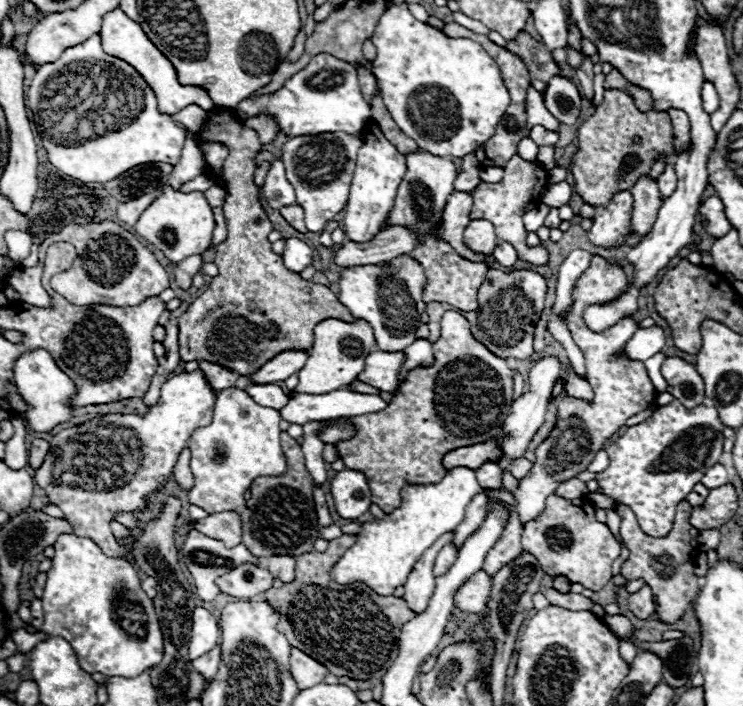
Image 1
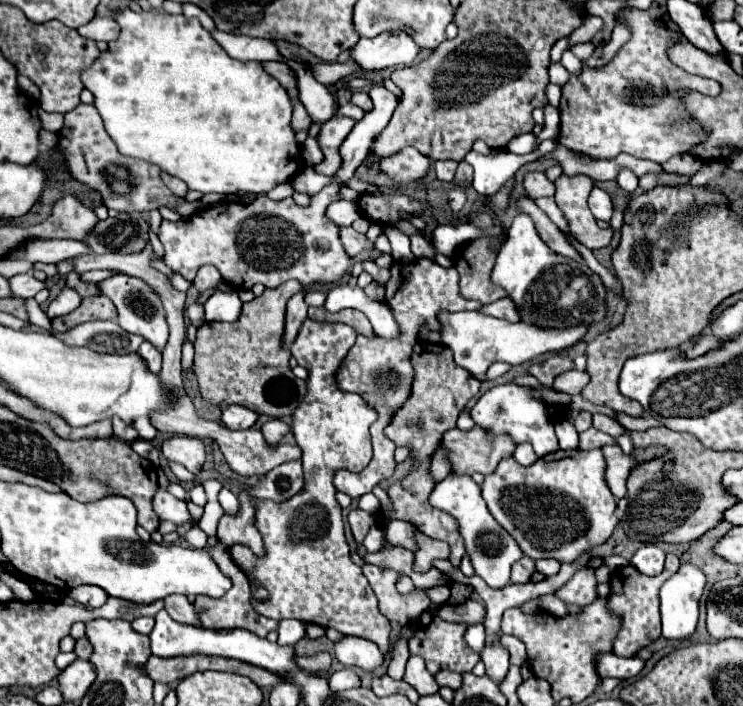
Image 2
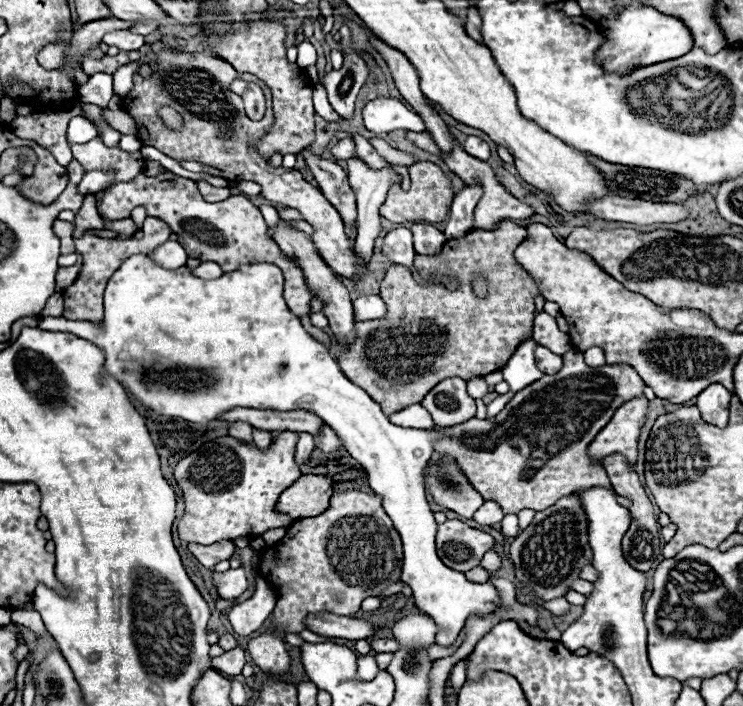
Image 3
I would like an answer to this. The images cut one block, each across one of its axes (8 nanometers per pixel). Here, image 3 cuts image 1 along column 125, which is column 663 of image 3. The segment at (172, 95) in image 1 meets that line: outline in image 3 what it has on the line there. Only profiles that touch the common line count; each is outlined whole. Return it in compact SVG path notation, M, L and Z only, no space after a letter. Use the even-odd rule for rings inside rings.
M626 8L618 18L614 20L604 20L600 22L602 32L606 32L608 42L602 44L598 50L598 62L606 70L616 70L616 72L626 72L636 66L646 66L646 64L656 64L662 60L672 60L678 56L684 56L686 52L692 50L692 32L688 26L676 18L658 12L656 8Z

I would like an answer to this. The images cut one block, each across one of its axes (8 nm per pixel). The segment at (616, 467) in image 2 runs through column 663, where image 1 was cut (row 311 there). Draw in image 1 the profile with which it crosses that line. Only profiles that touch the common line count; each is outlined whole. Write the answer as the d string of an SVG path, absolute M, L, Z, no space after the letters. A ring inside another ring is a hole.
M448 310L448 312L442 316L440 326L442 326L440 338L438 338L438 342L434 342L434 364L432 364L430 368L414 368L414 370L410 370L408 376L406 376L406 380L400 384L398 392L394 392L394 400L392 400L382 412L362 414L362 416L350 416L348 420L350 420L350 424L354 426L356 436L350 438L350 440L340 440L340 442L336 444L336 452L338 452L338 456L344 460L346 468L354 468L354 470L360 470L360 472L366 474L368 484L370 484L370 488L372 488L372 500L374 500L374 504L382 506L382 510L384 510L386 514L390 514L390 512L394 512L396 508L400 508L400 500L402 500L402 498L400 498L400 492L402 492L404 484L434 484L434 482L442 480L442 476L446 474L446 468L442 466L442 456L444 456L446 452L450 452L450 450L454 450L454 448L458 448L458 446L472 446L472 444L486 442L486 440L494 438L494 436L500 432L500 428L502 428L506 416L510 414L512 396L514 396L514 372L510 370L508 362L502 360L500 356L494 356L482 342L474 340L474 336L472 336L472 332L470 332L470 322L468 322L460 312Z

